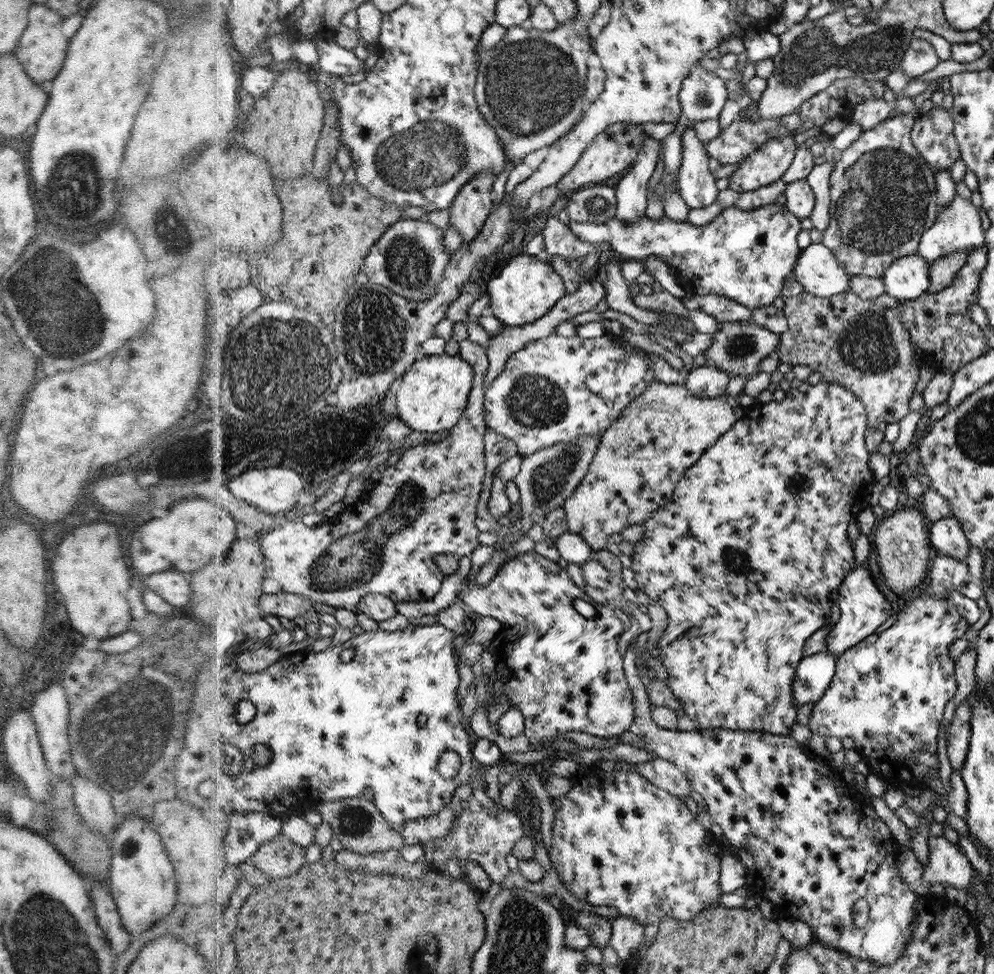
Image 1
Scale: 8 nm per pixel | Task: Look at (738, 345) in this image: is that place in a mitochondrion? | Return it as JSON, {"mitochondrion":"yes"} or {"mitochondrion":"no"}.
{"mitochondrion":"yes"}

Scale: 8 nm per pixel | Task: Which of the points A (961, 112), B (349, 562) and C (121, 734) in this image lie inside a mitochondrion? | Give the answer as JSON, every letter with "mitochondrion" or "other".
{"A":"other","B":"mitochondrion","C":"mitochondrion"}

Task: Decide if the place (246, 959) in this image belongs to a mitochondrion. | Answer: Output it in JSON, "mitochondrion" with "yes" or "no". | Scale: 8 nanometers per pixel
{"mitochondrion":"no"}

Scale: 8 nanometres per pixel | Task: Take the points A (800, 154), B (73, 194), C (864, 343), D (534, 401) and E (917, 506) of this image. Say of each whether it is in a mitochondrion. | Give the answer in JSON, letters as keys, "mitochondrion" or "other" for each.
{"A":"other","B":"mitochondrion","C":"mitochondrion","D":"mitochondrion","E":"other"}

